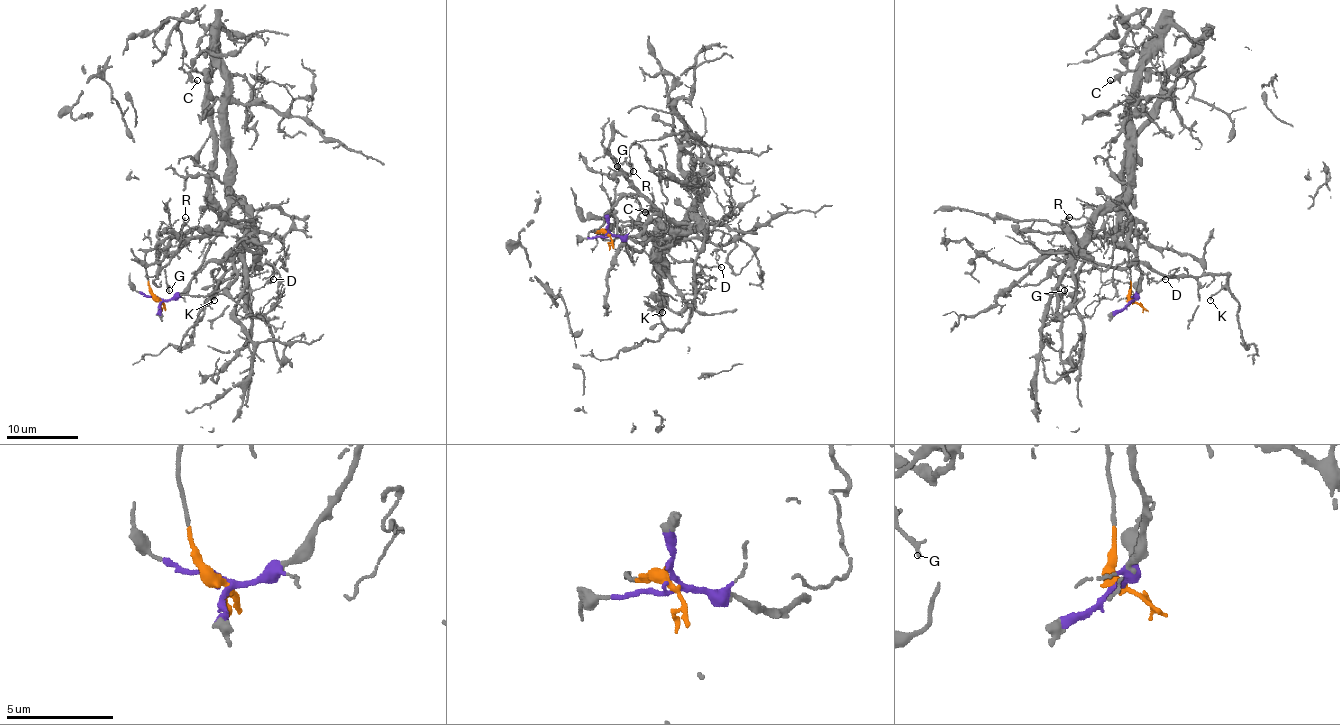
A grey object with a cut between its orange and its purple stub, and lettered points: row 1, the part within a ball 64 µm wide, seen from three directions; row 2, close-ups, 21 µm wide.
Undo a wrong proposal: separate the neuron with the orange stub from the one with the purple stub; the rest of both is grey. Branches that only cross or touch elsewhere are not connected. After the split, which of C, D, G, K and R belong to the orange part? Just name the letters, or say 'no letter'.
G, R

